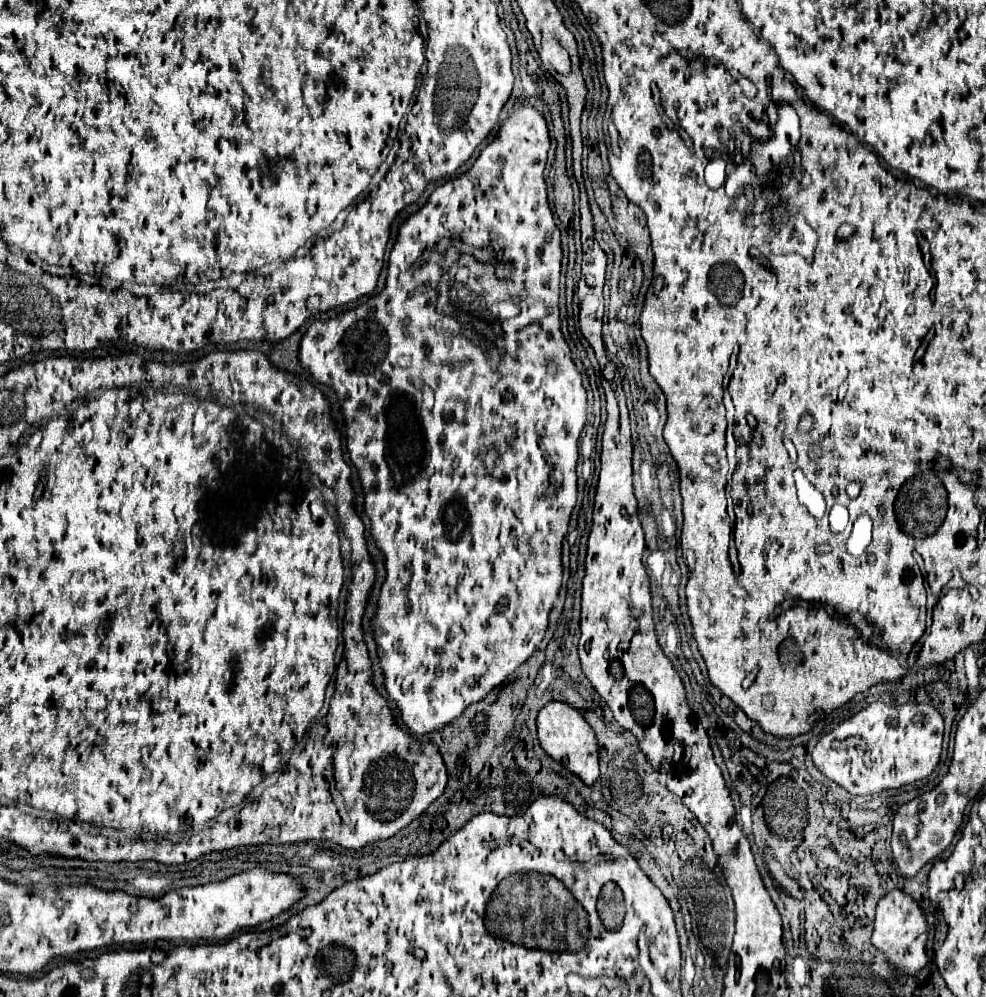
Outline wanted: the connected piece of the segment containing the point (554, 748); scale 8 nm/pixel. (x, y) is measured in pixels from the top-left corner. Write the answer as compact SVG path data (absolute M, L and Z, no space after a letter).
M552 701L538 713L536 725L538 725L540 747L554 761L564 765L574 775L578 775L582 779L582 783L590 787L598 779L598 773L600 773L598 771L598 745L596 745L596 739L594 739L594 731L590 729L590 725L586 725L586 721L578 713L578 709L570 707L568 703Z

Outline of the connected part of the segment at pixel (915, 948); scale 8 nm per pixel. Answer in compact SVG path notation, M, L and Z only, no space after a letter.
M894 889L878 901L874 933L872 933L870 941L876 949L886 953L888 963L898 971L898 975L916 977L924 969L924 965L928 963L926 939L928 939L926 917L914 899L910 899L908 895L904 895L898 889Z

